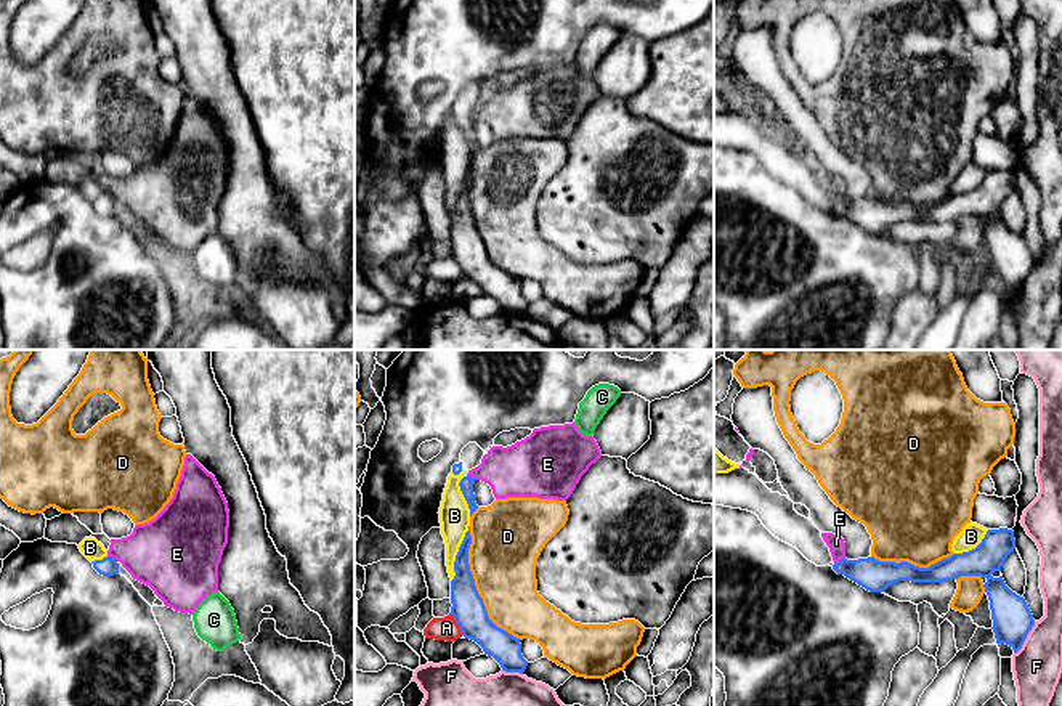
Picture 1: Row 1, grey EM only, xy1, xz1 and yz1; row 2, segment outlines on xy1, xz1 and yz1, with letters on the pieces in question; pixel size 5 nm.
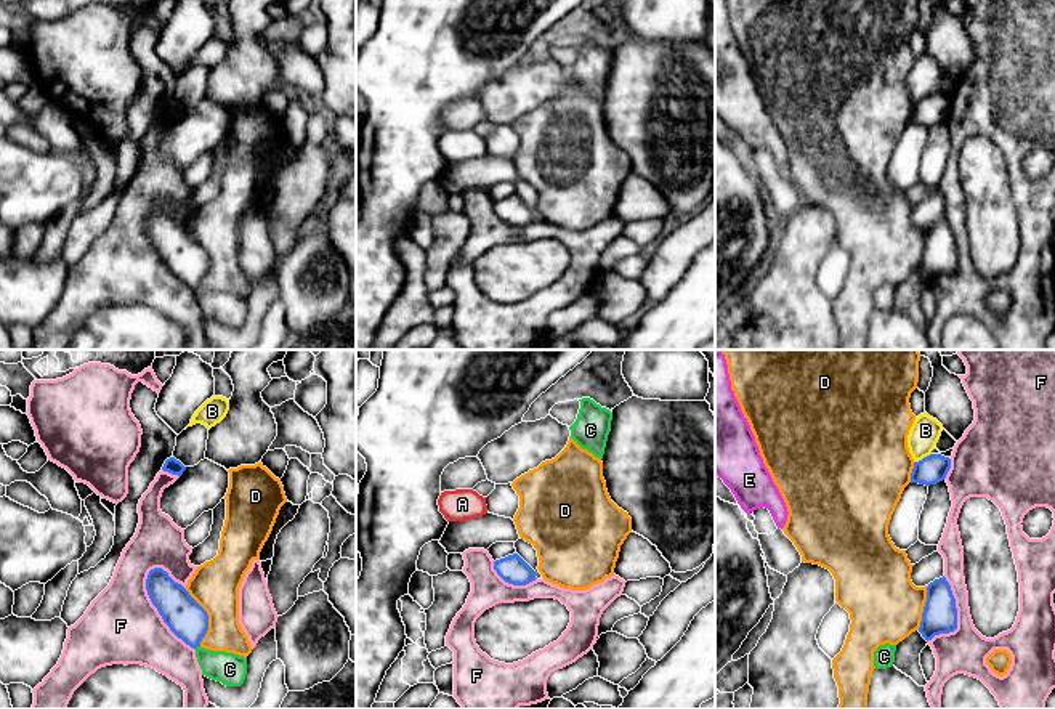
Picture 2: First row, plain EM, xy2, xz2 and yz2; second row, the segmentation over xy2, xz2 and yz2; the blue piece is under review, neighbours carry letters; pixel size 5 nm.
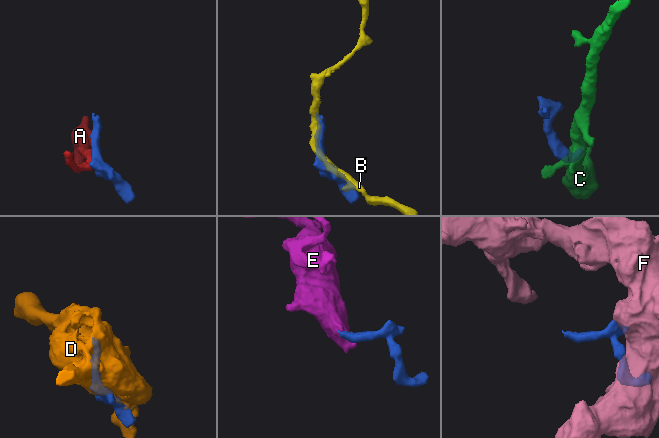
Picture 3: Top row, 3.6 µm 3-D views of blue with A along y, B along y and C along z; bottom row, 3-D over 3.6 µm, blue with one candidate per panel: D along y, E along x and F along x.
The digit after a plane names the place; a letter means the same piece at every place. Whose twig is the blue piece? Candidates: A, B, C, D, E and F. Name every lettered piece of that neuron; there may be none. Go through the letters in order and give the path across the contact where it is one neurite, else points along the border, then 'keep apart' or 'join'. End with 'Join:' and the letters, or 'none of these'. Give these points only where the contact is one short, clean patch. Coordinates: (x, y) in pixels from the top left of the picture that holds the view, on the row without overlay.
A: along xz1 (449, 254), (462, 275) | keep apart
B: keep apart
C: keep apart
D: keep apart
E: along yz1 (844, 198), (835, 204) | keep apart
F: keep apart
Join: none of these

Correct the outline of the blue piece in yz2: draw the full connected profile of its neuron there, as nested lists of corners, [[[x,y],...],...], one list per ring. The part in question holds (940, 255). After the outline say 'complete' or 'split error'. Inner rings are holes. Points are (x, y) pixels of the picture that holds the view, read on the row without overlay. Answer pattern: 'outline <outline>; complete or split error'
outline [[[943,217],[928,225],[920,268],[896,286],[893,306],[919,327],[927,327],[928,322],[920,306],[920,294],[935,276],[949,274],[956,269],[956,239]]]; split error

